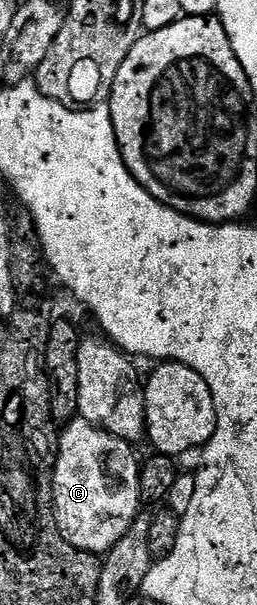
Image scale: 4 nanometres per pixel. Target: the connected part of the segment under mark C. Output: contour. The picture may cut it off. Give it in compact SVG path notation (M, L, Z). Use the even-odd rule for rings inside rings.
M80 416L64 423L59 441L56 443L55 461L53 464L53 513L57 515L57 527L76 550L86 550L88 554L104 556L109 549L131 528L131 524L142 513L143 503L139 492L141 468L139 458L133 455L134 447L114 434L108 434L100 426L91 425Z

